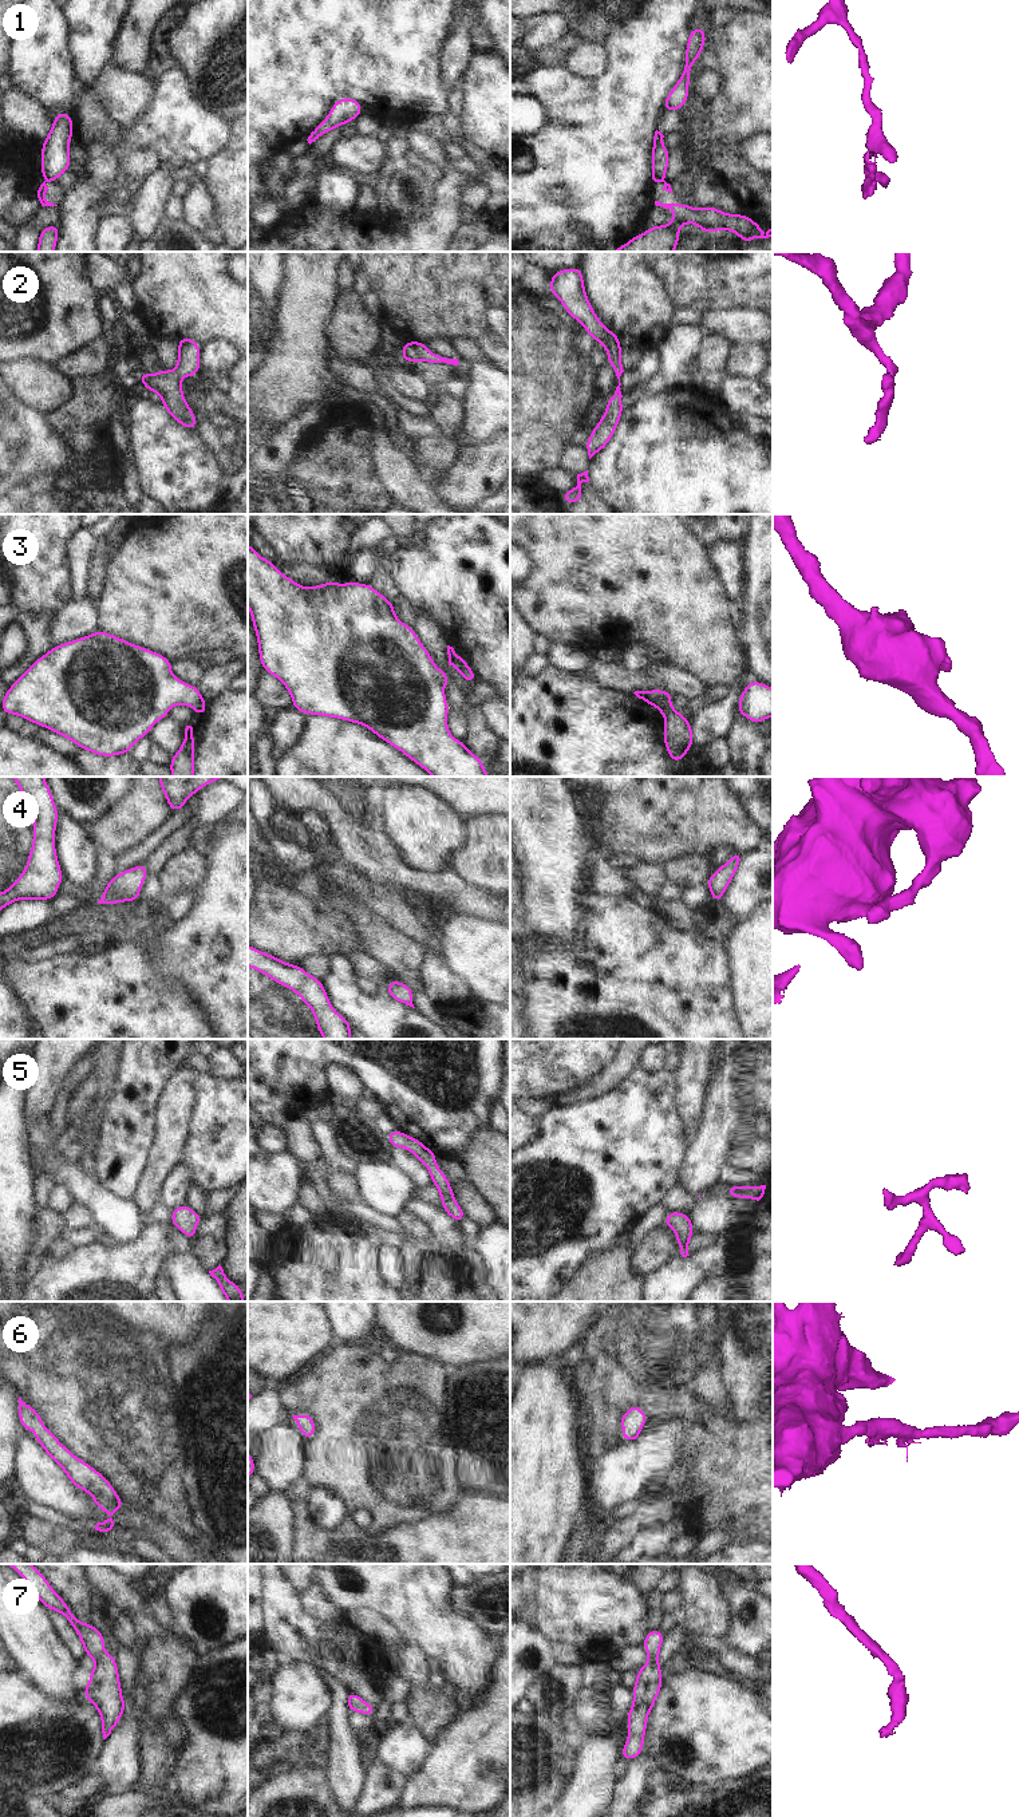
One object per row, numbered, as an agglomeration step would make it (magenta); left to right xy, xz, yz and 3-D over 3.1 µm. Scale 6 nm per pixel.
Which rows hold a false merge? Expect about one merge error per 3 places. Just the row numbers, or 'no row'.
1, 3

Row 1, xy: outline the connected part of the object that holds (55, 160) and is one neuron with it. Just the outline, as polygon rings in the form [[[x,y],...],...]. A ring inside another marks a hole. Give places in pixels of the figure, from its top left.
[[[58,112],[42,146],[40,171],[44,179],[55,182],[74,165],[68,154],[72,135],[72,114]]]

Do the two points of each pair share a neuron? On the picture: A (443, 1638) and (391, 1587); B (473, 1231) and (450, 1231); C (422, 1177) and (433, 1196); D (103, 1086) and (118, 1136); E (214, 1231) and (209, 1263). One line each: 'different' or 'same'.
A: same
B: different
C: different
D: different
E: same

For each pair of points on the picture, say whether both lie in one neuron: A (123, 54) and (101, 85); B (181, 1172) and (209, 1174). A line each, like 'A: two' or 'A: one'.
A: two
B: two

